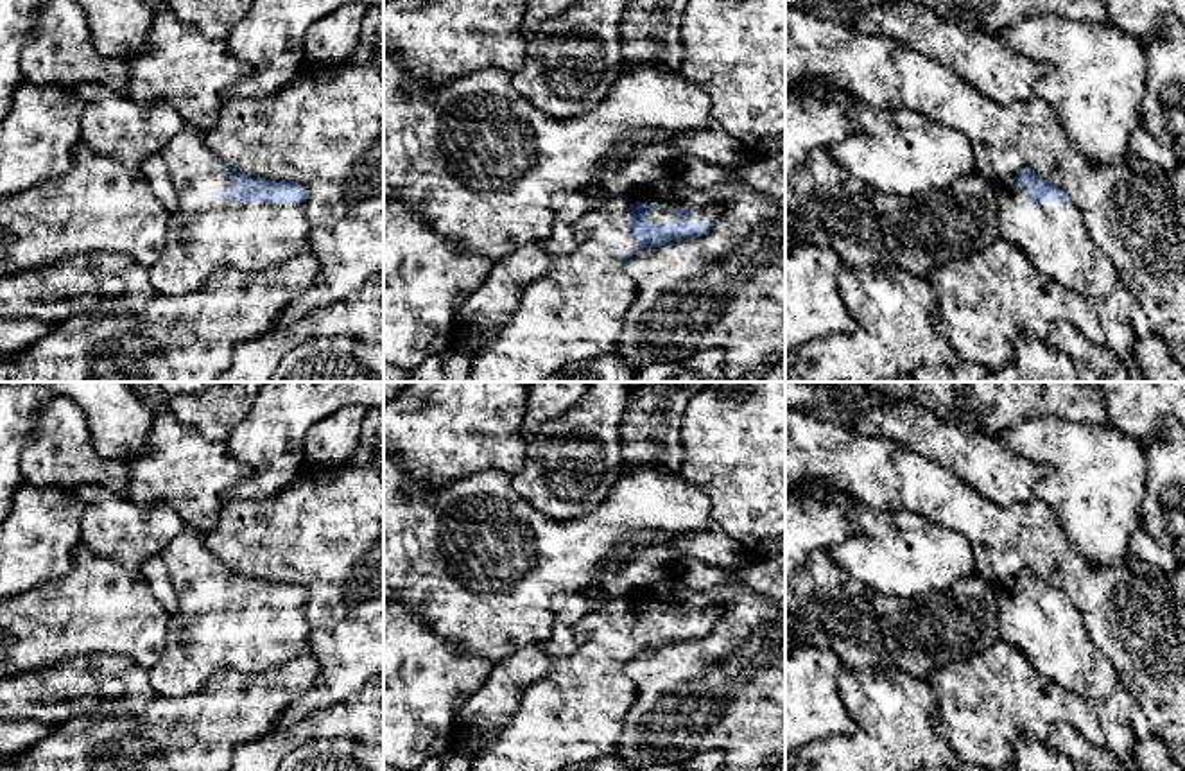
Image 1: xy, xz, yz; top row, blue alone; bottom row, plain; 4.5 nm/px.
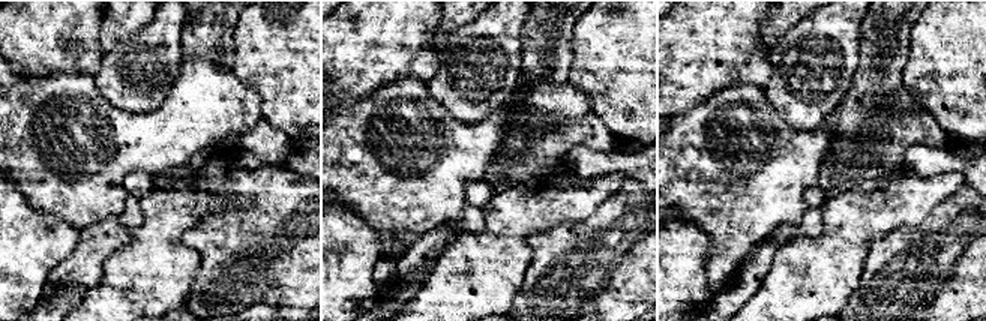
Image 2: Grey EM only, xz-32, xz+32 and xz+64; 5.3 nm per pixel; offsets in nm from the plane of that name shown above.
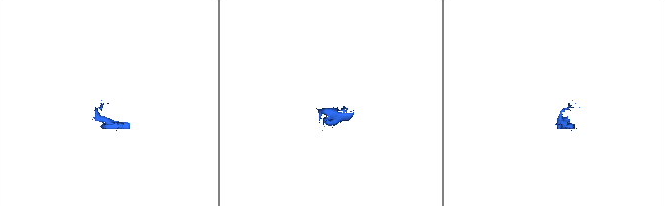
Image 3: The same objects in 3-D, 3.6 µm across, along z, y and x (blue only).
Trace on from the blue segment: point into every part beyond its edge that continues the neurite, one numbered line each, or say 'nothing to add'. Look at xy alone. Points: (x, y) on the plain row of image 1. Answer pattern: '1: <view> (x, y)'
1: xy (207, 635)

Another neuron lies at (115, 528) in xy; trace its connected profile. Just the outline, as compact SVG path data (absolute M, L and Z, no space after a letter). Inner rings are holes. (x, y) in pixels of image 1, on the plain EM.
M93 486L79 488L75 493L82 502L84 545L93 554L129 568L142 568L186 527L181 516L161 502L140 507L125 495Z

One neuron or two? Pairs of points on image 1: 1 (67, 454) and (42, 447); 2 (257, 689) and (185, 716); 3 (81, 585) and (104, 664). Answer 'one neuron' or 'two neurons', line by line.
1: one neuron
2: one neuron
3: two neurons

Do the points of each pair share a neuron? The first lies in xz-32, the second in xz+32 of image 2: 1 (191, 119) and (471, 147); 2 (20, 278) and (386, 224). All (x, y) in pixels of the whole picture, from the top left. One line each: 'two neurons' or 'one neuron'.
1: one neuron
2: two neurons

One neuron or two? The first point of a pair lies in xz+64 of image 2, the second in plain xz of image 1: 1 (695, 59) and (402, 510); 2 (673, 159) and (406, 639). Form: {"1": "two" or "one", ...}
{"1": "two", "2": "two"}

